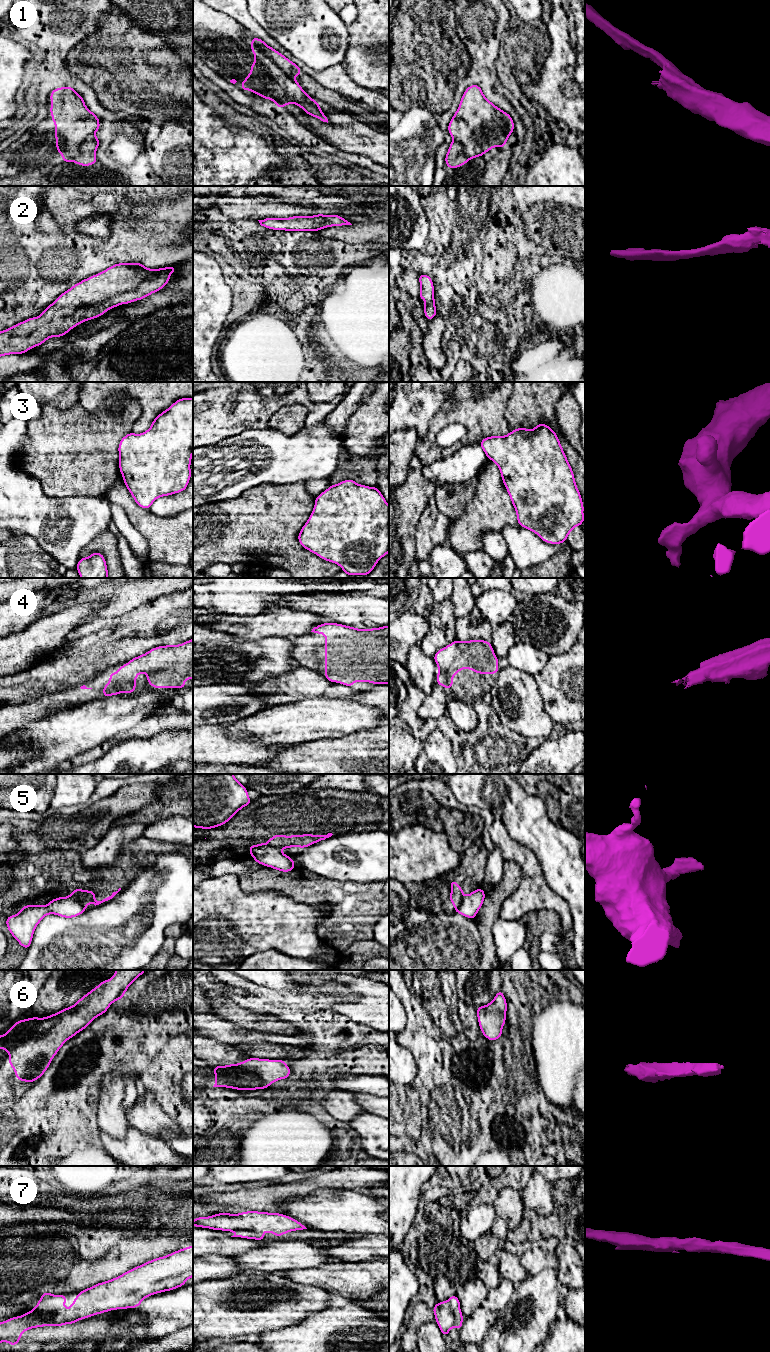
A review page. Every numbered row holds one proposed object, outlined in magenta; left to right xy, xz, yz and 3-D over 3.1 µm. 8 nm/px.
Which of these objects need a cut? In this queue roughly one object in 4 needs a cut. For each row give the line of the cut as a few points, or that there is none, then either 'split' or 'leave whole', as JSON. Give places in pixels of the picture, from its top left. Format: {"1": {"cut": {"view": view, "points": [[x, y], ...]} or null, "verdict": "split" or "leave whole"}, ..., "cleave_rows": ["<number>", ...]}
{"1": {"cut": {"view": "xz", "points": [[253, 37], [256, 44], [288, 75], [293, 77]]}, "verdict": "split"}, "2": {"cut": null, "verdict": "leave whole"}, "3": {"cut": null, "verdict": "leave whole"}, "4": {"cut": null, "verdict": "leave whole"}, "5": {"cut": {"view": "xy", "points": [[71, 894], [78, 897], [85, 907]]}, "verdict": "split"}, "6": {"cut": null, "verdict": "leave whole"}, "7": {"cut": null, "verdict": "leave whole"}, "cleave_rows": ["1", "5"]}

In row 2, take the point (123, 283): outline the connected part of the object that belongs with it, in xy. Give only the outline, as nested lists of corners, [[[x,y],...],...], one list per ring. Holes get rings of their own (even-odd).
[[[140,262],[112,265],[61,293],[52,304],[44,309],[40,316],[31,317],[0,331],[0,357],[10,354],[24,354],[51,337],[64,336],[80,323],[102,316],[111,308],[144,299],[164,288],[170,281],[170,274],[175,272],[174,266],[148,269]]]

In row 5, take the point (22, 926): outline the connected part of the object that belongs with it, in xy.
[[[76,896],[58,897],[47,905],[25,905],[18,914],[6,918],[6,926],[11,935],[25,949],[29,949],[35,928],[48,914],[73,918],[85,912],[82,900]]]

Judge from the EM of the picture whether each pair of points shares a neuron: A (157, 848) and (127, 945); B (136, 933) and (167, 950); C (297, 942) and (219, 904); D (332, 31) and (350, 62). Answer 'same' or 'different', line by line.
A: different
B: different
C: same
D: different

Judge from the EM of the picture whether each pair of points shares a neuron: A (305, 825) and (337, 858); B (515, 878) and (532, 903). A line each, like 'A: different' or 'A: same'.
A: different
B: different

